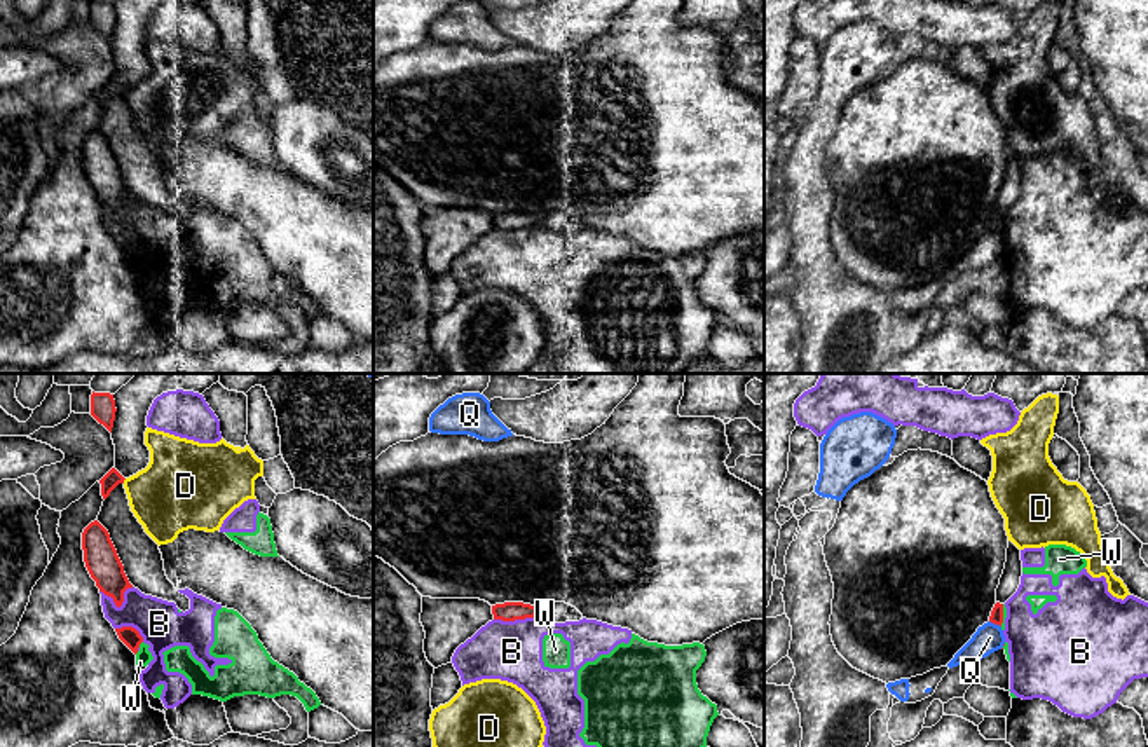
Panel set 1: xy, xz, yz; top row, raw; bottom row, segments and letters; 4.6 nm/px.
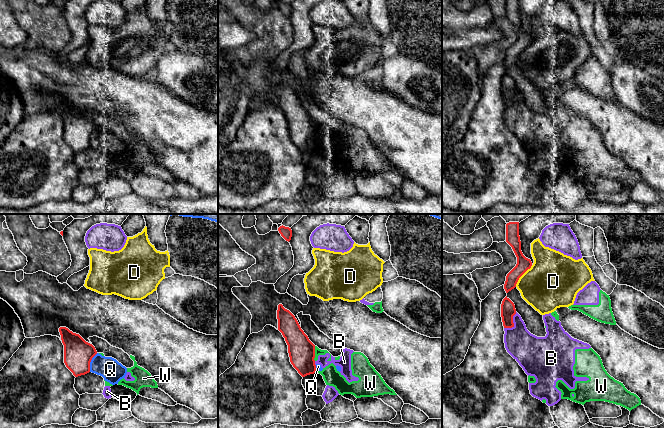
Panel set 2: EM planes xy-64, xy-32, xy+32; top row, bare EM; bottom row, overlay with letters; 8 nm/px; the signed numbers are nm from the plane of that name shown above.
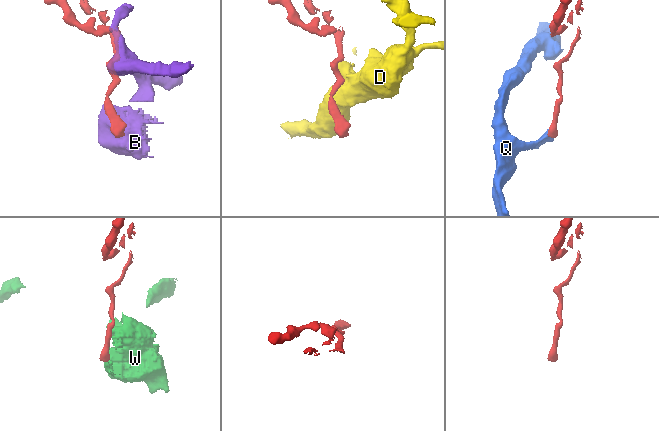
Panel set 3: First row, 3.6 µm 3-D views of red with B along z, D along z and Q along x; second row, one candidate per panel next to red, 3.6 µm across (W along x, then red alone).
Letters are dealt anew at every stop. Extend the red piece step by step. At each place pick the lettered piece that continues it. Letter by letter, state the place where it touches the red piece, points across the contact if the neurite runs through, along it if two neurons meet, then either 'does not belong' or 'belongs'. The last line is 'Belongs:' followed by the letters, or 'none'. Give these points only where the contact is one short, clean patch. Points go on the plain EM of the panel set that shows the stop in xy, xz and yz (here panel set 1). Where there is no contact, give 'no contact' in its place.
B: contact xy (119, 215); does not belong
D: contact xy (124, 88); does not belong
Q: contact yz (995, 233); does not belong
W: contact xy (140, 252); does not belong
Belongs: none

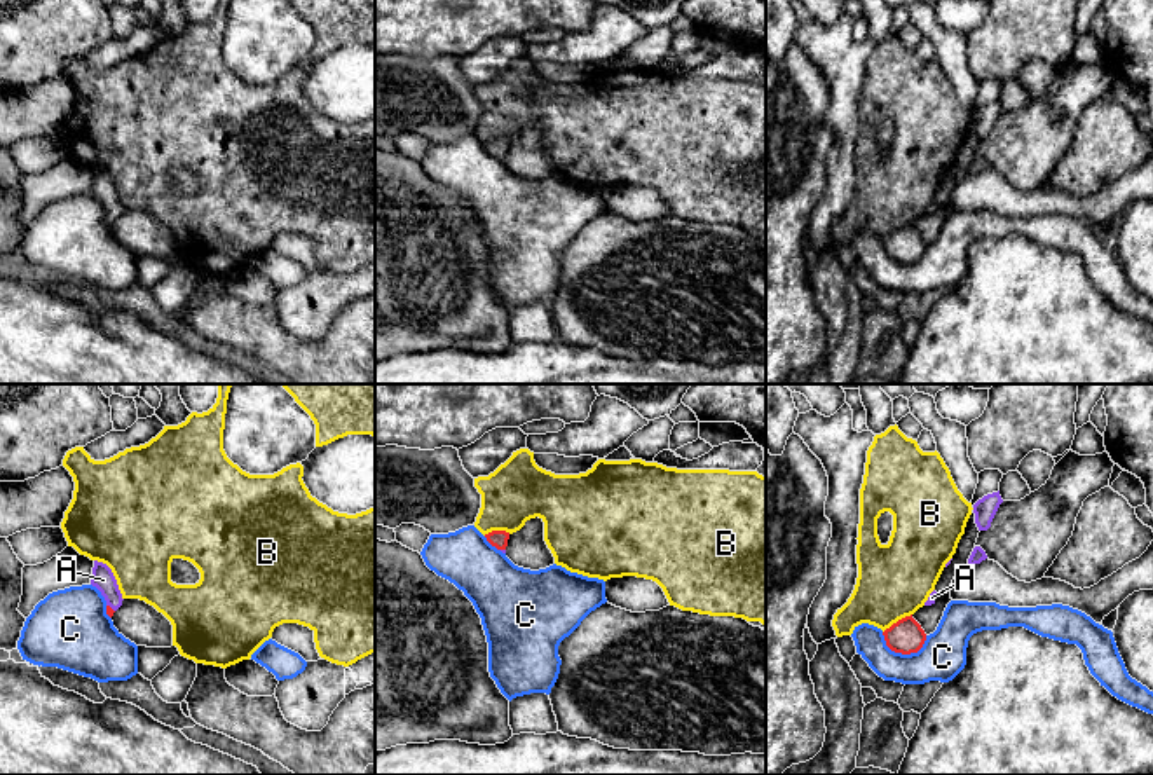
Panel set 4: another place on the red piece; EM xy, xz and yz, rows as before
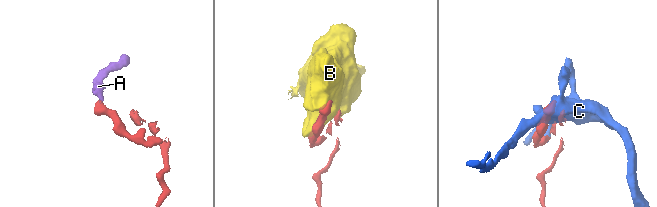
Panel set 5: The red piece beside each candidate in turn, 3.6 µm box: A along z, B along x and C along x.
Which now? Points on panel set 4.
A: contact xy (110, 217); way xy (110, 220), (110, 217), (110, 199), (103, 189); belongs
B: contact yz (899, 229); does not belong
C: contact yz (902, 262); does not belong
Belongs: A

